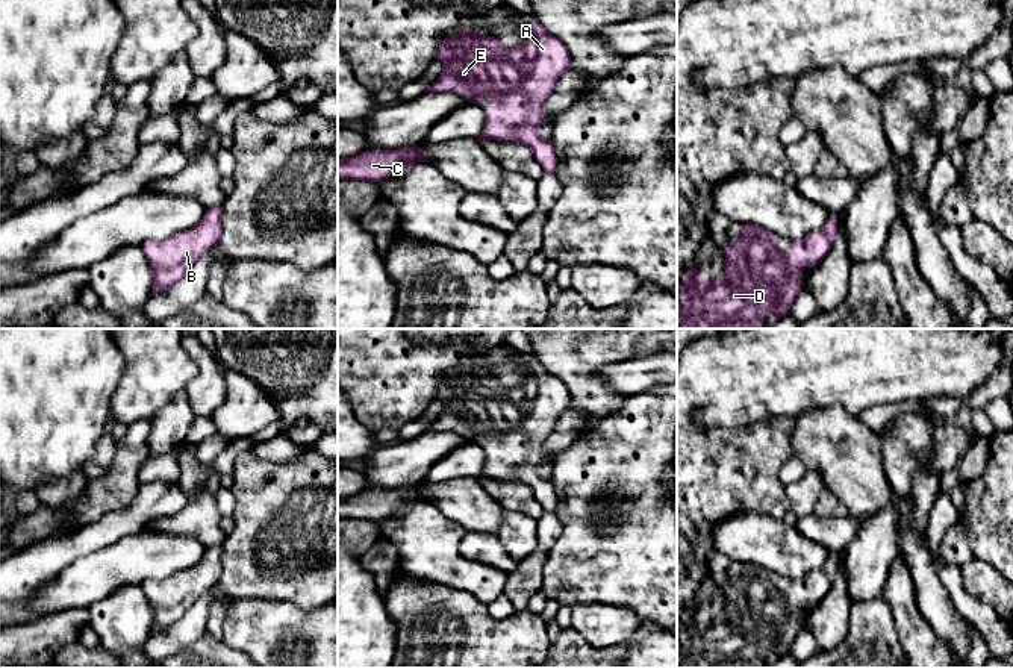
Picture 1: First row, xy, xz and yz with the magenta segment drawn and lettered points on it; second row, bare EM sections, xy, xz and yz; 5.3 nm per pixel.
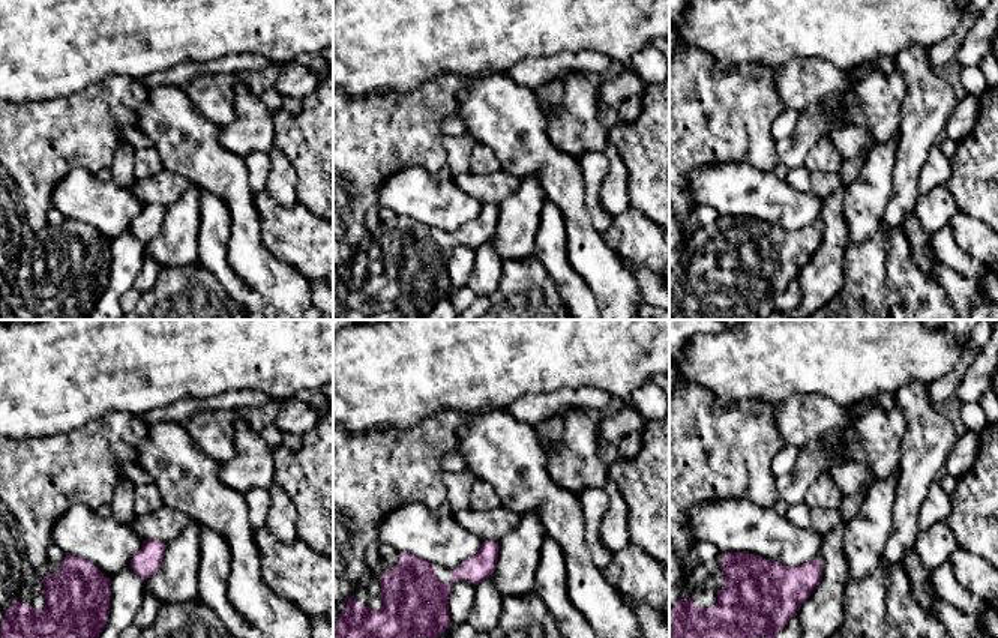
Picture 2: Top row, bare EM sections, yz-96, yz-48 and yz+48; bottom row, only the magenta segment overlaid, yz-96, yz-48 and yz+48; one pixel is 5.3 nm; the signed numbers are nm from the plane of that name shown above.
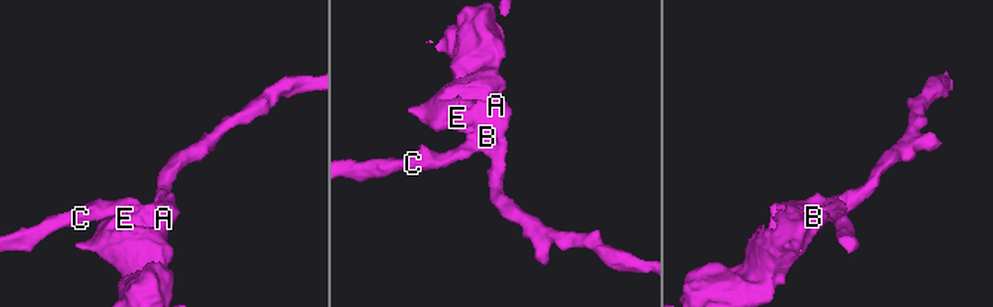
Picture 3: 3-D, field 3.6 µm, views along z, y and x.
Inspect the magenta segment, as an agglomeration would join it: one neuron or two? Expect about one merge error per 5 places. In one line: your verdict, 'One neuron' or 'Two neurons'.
One neuron

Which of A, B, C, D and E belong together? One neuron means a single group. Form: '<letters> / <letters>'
A B C D E

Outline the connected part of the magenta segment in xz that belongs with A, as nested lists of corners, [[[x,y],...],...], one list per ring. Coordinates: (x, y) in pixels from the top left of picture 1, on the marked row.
[[[528,24],[527,42],[513,48],[506,48],[495,36],[478,36],[472,29],[465,27],[453,36],[441,41],[435,59],[444,64],[444,70],[438,80],[425,91],[445,92],[451,91],[463,97],[469,103],[480,103],[483,98],[491,98],[492,103],[485,108],[488,126],[477,138],[495,141],[516,141],[531,148],[536,161],[542,165],[544,171],[556,171],[556,151],[551,139],[541,138],[541,124],[547,114],[544,103],[554,91],[559,79],[571,68],[571,58],[568,48],[553,36],[542,24]]]

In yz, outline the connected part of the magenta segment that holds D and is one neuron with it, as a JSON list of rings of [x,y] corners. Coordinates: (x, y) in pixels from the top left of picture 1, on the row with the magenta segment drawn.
[[[834,215],[825,227],[793,241],[789,253],[783,253],[771,232],[743,224],[742,232],[724,250],[727,277],[724,280],[701,277],[697,268],[687,270],[677,295],[677,329],[771,329],[763,314],[771,312],[778,321],[789,312],[801,291],[801,274],[813,262],[818,265],[837,236]]]

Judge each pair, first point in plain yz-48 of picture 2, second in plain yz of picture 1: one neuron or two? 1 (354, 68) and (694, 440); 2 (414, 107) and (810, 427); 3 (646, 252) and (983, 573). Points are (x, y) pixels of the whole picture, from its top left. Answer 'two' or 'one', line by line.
1: two
2: two
3: one

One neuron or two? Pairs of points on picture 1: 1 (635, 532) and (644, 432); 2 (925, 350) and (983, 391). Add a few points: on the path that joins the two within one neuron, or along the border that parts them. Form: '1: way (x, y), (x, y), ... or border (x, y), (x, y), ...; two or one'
1: way (635, 508), (644, 496), (644, 456); one
2: border (997, 367), (966, 402); two

